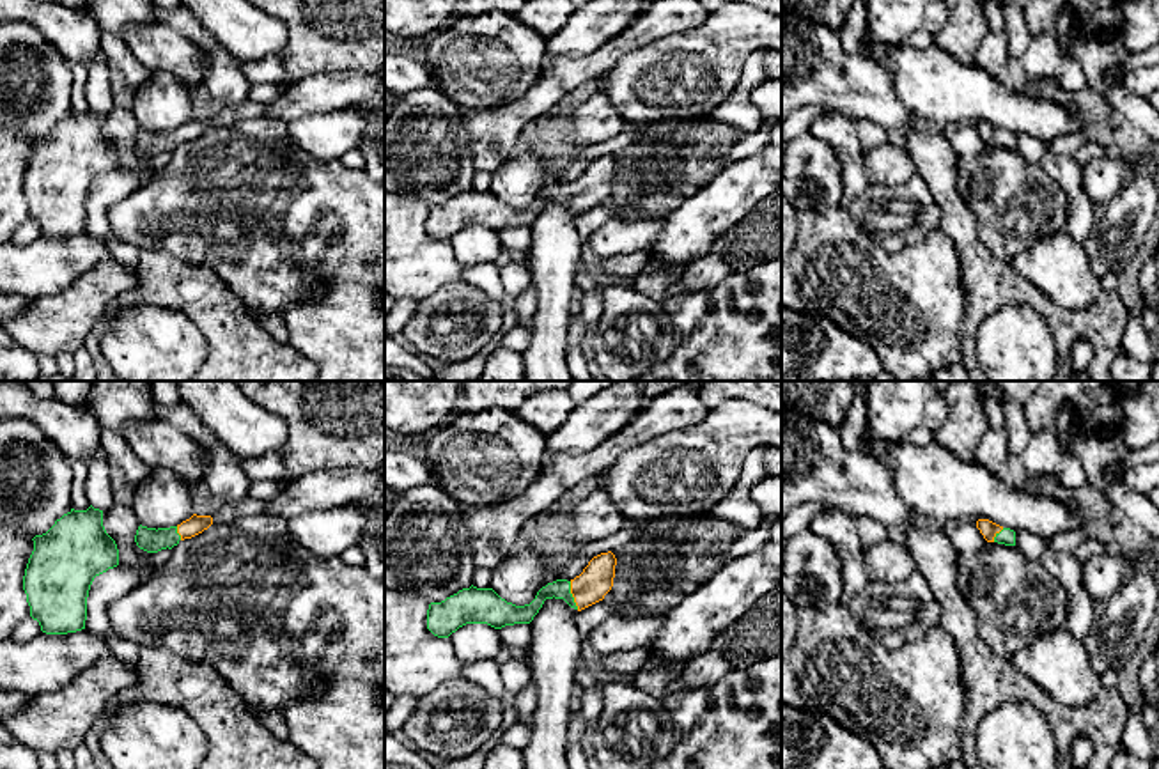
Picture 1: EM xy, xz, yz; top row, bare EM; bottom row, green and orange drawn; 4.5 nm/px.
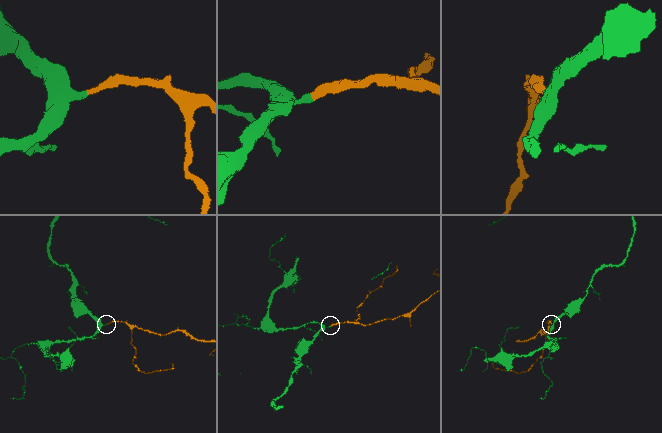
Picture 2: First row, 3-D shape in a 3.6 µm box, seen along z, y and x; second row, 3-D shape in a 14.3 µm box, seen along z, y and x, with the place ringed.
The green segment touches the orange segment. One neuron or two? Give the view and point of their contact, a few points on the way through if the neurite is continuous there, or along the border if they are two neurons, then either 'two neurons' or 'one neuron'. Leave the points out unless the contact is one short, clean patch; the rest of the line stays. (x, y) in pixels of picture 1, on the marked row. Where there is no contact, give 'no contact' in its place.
contact xz (571, 596); way xz (560, 589), (571, 596), (585, 590), (596, 580); one neuron

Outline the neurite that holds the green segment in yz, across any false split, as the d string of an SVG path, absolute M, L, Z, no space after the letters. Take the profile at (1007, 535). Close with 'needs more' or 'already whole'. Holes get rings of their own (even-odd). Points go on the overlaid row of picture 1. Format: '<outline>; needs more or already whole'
M978 519L976 528L987 542L1015 546L1015 532L1010 528L1003 528L989 519Z; needs more

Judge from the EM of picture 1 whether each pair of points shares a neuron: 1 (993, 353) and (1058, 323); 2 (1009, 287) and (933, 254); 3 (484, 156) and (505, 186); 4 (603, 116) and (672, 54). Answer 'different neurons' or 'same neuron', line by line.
1: different neurons
2: different neurons
3: different neurons
4: different neurons

